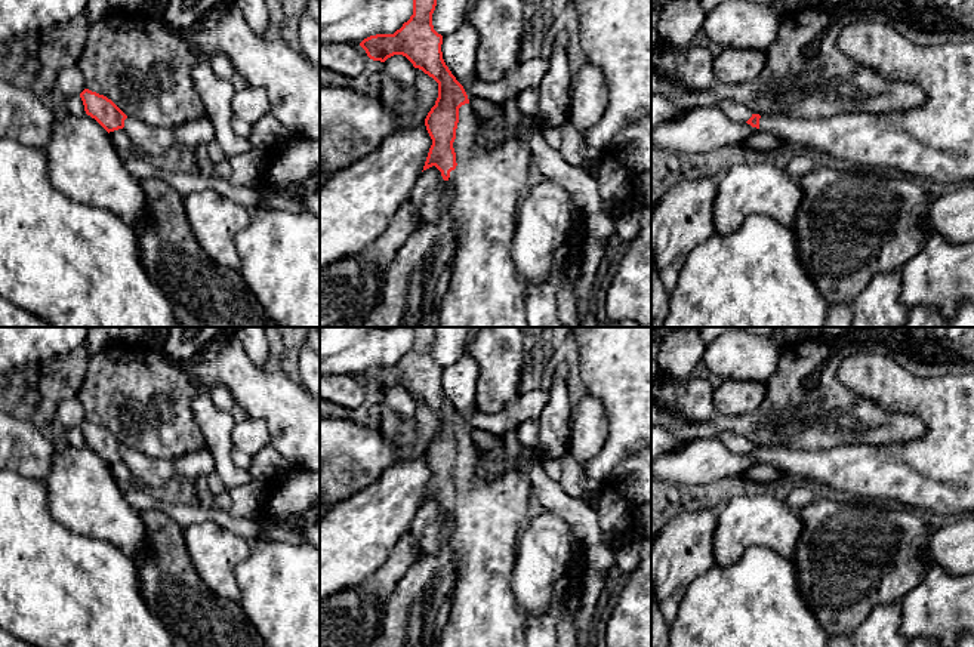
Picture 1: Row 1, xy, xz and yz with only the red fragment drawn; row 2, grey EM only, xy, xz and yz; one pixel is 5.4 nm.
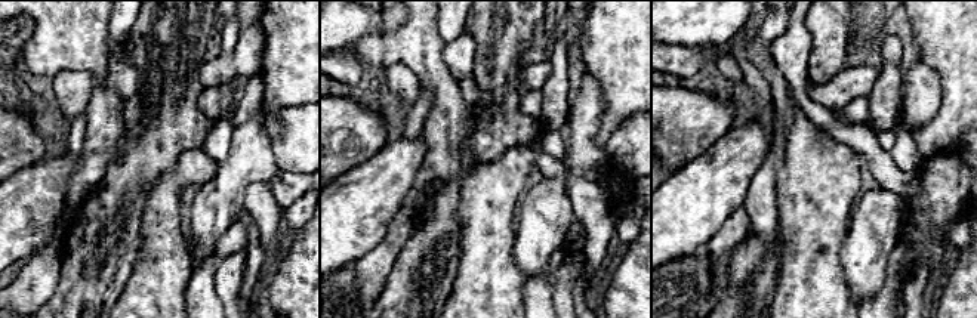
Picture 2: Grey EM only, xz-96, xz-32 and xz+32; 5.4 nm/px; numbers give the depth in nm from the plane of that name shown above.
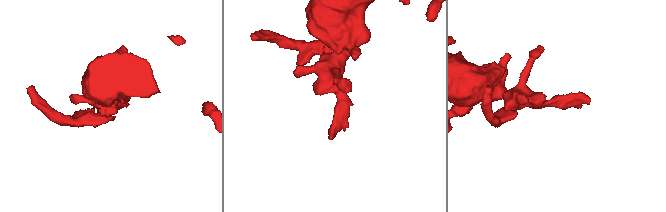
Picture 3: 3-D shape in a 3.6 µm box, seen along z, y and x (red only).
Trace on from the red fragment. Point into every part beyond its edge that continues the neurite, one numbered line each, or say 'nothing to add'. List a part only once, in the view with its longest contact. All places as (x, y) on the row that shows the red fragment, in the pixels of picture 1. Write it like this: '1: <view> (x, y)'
1: xz (486, 289)

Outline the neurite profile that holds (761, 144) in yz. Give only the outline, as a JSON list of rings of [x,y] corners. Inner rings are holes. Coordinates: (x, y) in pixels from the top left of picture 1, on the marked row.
[[[756,130],[740,144],[752,157],[782,157],[792,152],[789,144],[773,133]]]

